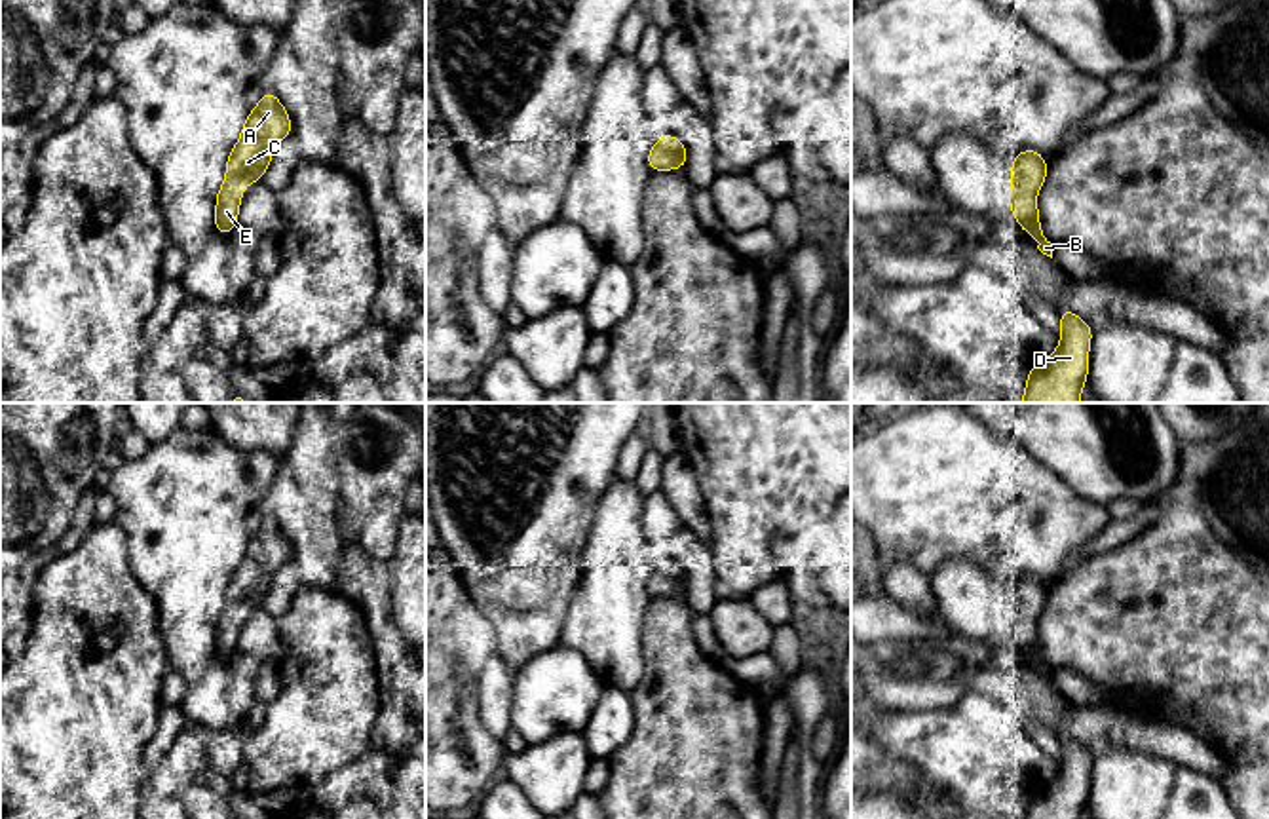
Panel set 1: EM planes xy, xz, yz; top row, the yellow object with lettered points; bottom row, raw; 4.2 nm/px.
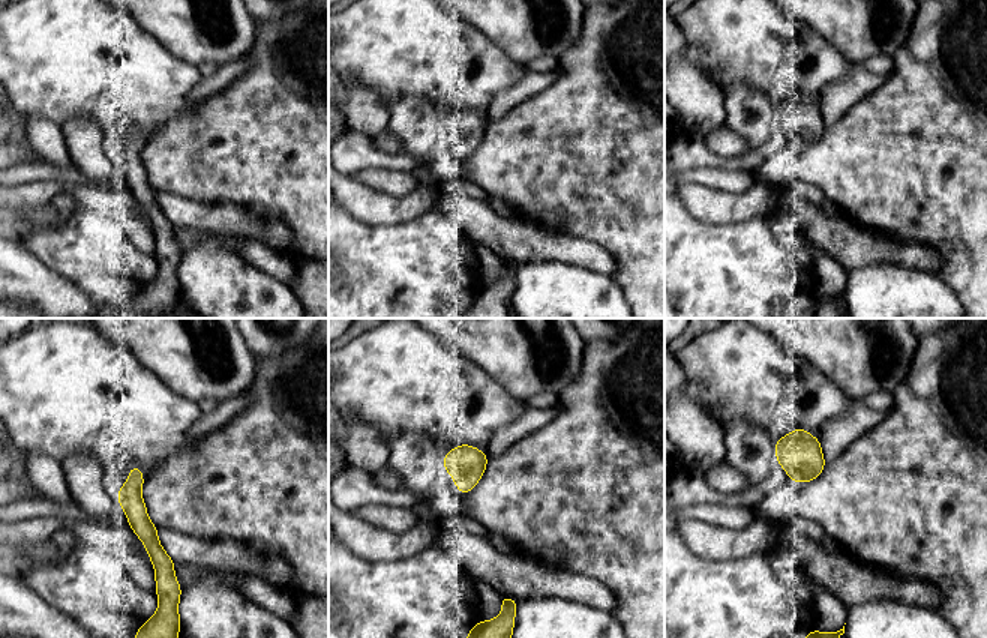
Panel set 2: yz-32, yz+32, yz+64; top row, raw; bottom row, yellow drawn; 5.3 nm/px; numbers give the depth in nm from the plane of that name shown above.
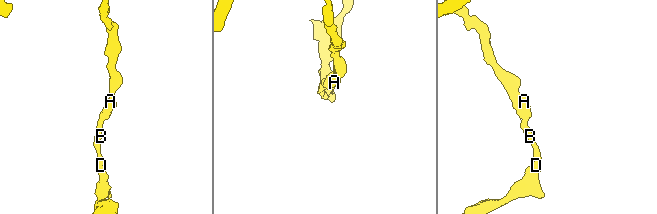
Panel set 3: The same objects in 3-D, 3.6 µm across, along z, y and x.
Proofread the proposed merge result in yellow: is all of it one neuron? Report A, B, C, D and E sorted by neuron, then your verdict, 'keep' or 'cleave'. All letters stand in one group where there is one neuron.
groups A B C D E; keep

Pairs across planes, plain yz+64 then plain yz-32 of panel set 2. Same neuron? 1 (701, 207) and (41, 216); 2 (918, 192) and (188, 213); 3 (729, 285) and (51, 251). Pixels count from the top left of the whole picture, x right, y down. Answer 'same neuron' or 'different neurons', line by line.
1: same neuron
2: different neurons
3: same neuron

